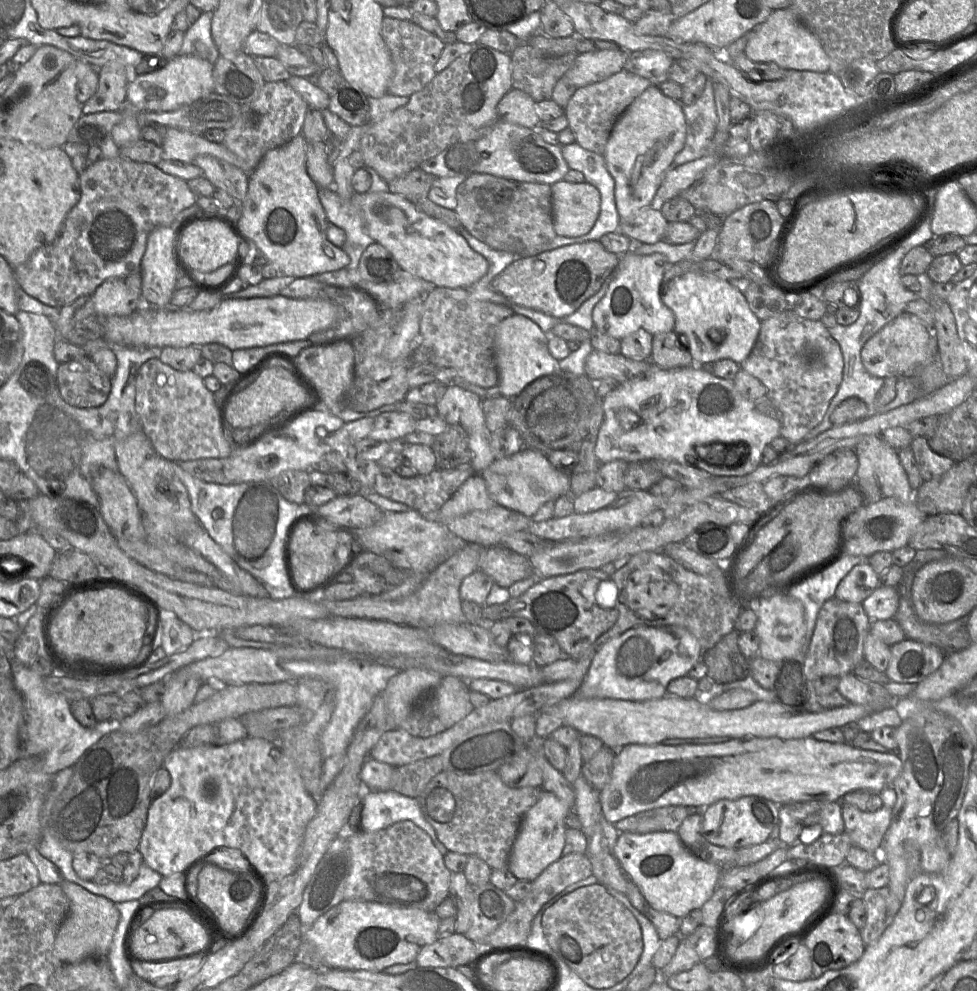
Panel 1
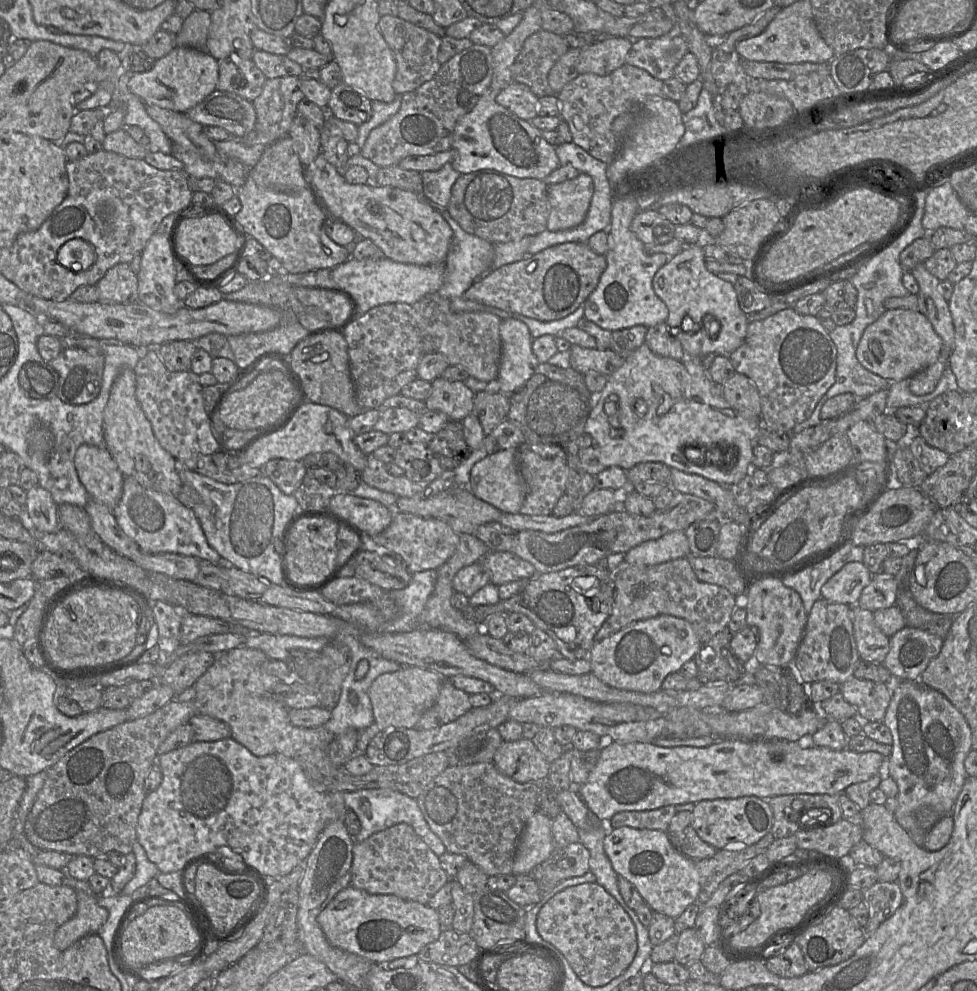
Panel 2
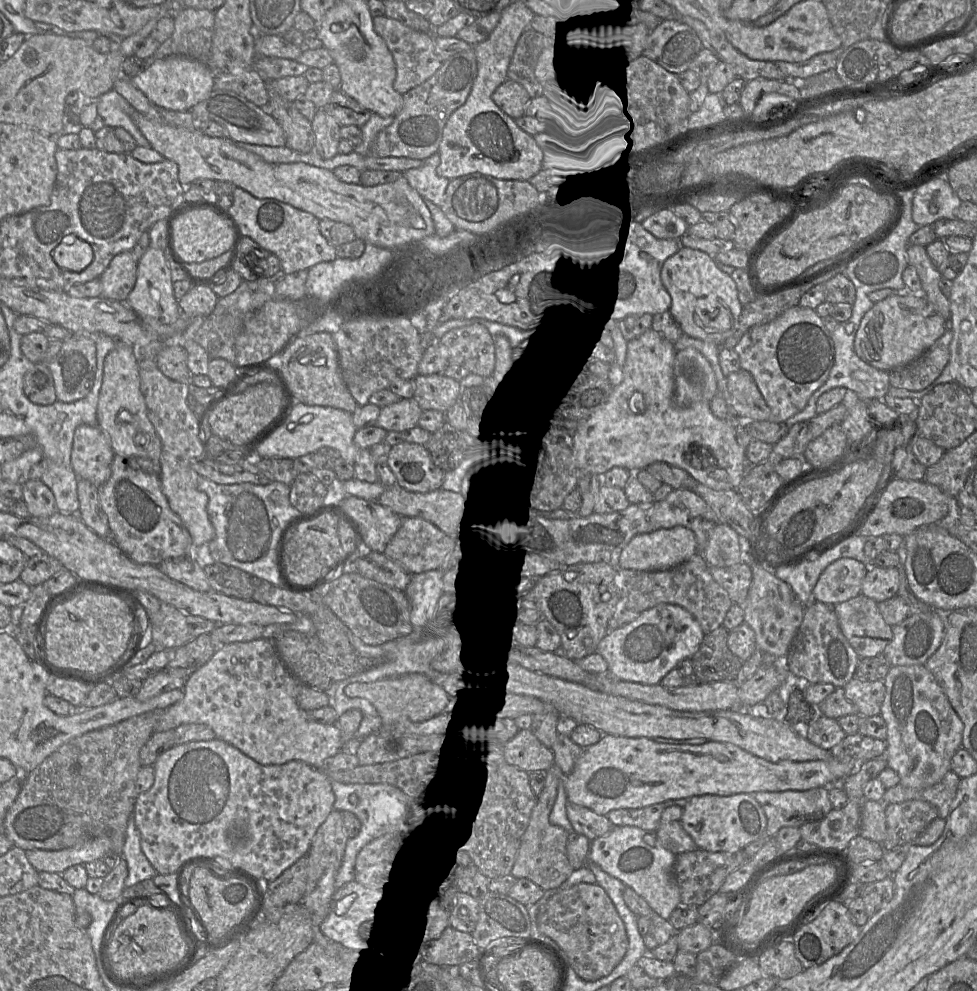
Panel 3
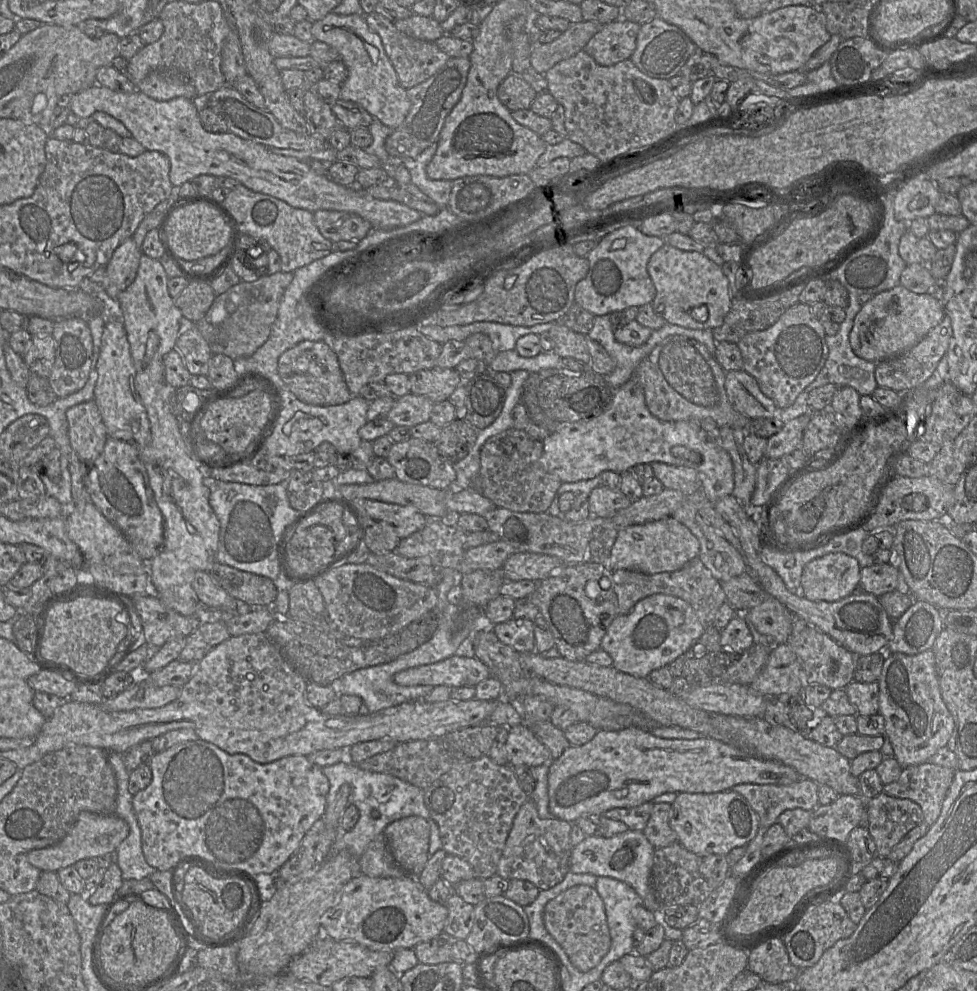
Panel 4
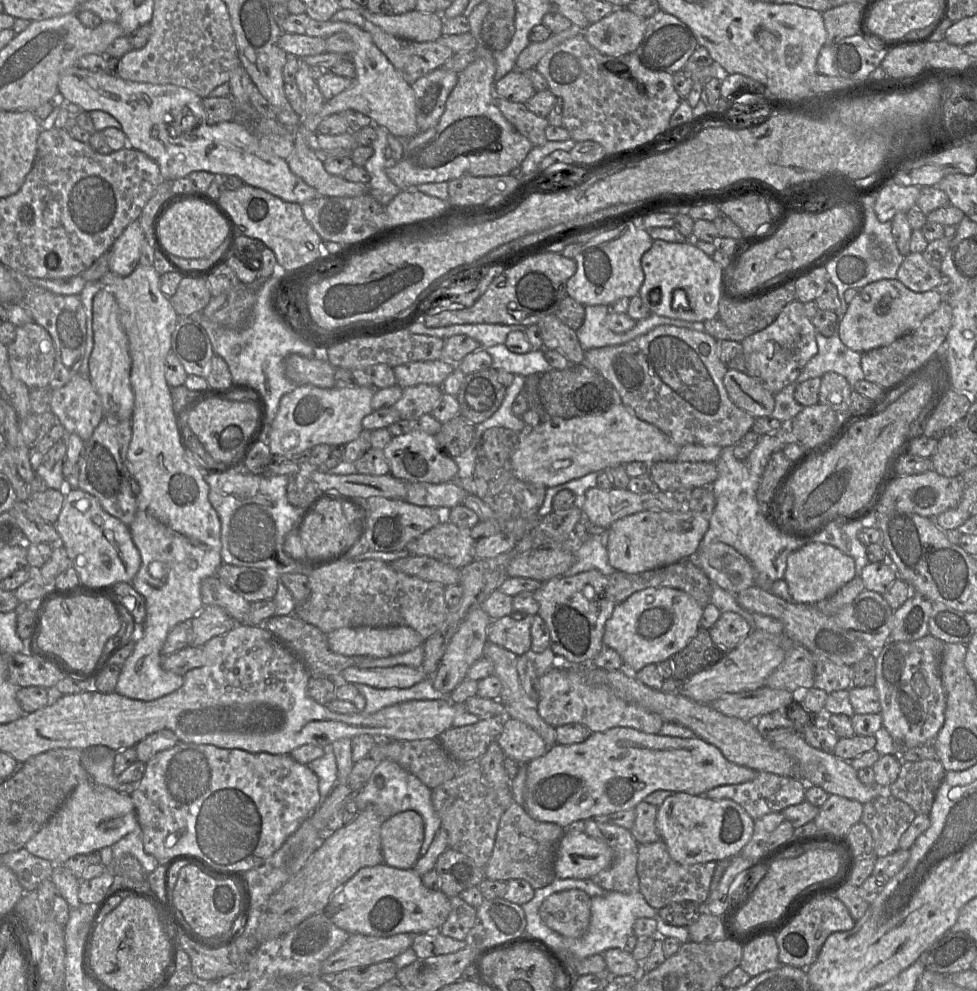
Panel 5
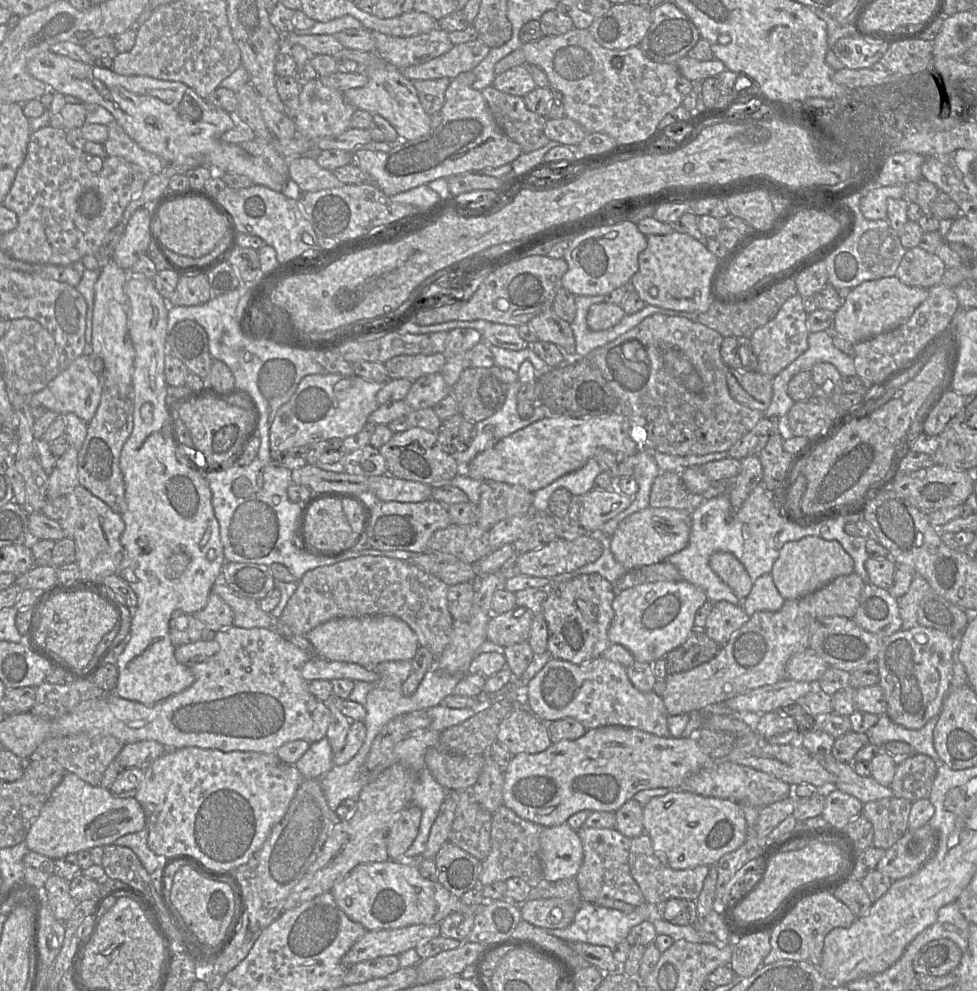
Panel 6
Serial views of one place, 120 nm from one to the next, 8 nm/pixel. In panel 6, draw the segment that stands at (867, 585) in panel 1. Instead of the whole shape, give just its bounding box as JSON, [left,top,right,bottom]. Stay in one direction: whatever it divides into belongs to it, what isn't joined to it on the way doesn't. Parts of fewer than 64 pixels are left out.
[770,536,853,601]

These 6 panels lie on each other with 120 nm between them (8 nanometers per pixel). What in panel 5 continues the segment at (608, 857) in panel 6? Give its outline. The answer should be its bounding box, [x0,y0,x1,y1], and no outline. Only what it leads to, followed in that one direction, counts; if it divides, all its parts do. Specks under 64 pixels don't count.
[584,819,639,893]

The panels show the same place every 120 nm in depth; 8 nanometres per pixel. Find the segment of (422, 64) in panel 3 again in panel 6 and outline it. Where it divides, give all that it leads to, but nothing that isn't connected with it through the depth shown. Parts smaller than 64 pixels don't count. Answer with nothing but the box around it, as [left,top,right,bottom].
[371,28,454,69]

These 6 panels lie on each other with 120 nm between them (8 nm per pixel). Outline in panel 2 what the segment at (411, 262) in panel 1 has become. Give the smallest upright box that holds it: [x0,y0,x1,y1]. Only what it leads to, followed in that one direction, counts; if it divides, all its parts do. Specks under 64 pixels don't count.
[304,153,453,265]

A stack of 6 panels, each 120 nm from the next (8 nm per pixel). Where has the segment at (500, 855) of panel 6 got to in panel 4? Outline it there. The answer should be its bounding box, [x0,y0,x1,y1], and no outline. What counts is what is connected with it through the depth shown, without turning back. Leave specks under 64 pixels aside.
[497,801,572,890]

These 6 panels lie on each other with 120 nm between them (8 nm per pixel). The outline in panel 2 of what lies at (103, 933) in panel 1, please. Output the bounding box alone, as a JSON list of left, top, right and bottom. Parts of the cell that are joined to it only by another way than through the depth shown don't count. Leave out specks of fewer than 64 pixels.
[54,891,108,951]

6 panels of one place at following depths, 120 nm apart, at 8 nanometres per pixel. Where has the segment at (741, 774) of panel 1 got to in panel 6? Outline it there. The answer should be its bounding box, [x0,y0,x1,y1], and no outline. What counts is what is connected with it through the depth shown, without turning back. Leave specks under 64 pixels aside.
[503,726,713,827]

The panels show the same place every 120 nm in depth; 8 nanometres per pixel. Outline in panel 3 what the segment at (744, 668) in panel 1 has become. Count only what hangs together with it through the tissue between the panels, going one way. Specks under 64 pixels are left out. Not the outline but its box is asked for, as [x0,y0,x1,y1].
[689,626,743,683]

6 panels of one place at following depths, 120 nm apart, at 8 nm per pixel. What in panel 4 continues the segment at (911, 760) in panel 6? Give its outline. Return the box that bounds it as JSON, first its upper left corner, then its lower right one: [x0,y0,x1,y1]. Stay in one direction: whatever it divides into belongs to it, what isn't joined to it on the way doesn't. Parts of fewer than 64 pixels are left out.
[882,762,955,827]

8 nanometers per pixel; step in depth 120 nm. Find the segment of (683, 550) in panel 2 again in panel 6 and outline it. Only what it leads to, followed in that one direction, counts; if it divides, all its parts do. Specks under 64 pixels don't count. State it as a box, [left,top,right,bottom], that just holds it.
[611,506,691,571]

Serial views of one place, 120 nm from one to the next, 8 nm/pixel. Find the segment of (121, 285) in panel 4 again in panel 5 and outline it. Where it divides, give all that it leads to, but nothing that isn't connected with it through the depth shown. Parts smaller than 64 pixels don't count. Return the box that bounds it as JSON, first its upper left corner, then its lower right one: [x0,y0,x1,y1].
[110,220,145,276]

